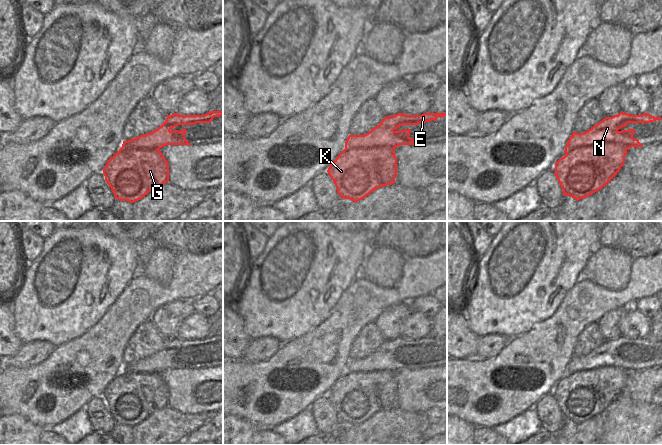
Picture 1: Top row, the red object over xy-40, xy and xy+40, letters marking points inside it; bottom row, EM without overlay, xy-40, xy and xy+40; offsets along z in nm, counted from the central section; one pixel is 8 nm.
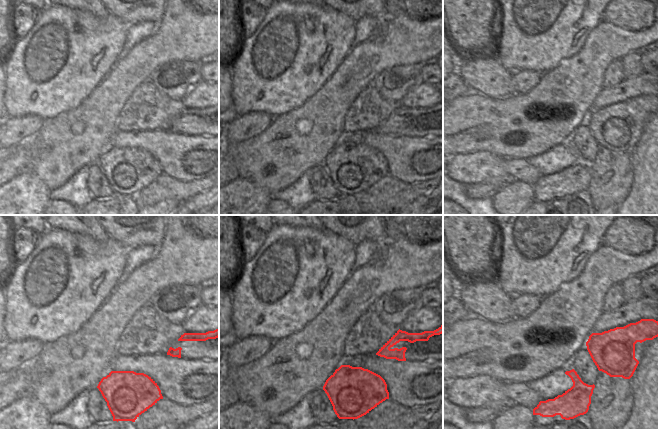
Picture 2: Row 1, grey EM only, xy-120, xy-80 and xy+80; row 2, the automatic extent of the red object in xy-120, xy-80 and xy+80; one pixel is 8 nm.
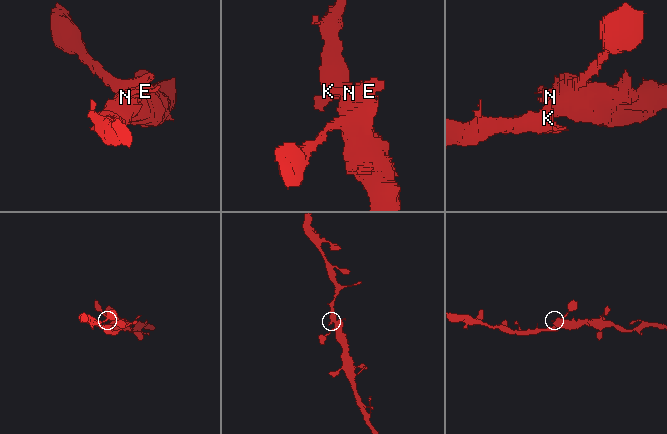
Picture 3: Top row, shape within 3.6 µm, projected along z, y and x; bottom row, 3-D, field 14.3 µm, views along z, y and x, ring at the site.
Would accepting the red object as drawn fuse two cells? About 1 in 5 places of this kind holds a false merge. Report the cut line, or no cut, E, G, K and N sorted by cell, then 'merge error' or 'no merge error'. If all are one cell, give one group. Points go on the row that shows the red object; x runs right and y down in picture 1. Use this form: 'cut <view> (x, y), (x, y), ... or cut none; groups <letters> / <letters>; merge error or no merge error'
cut none; groups E G K N; no merge error

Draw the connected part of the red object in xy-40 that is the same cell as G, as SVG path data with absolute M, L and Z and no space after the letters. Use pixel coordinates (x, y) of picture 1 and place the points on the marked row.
M210 111L204 115L180 115L174 113L167 115L165 122L154 131L123 141L122 147L107 161L103 168L105 180L115 199L134 203L145 197L156 187L160 187L169 181L169 164L159 149L166 145L192 145L185 138L187 130L173 131L174 127L210 123L214 117L222 115L223 111Z

